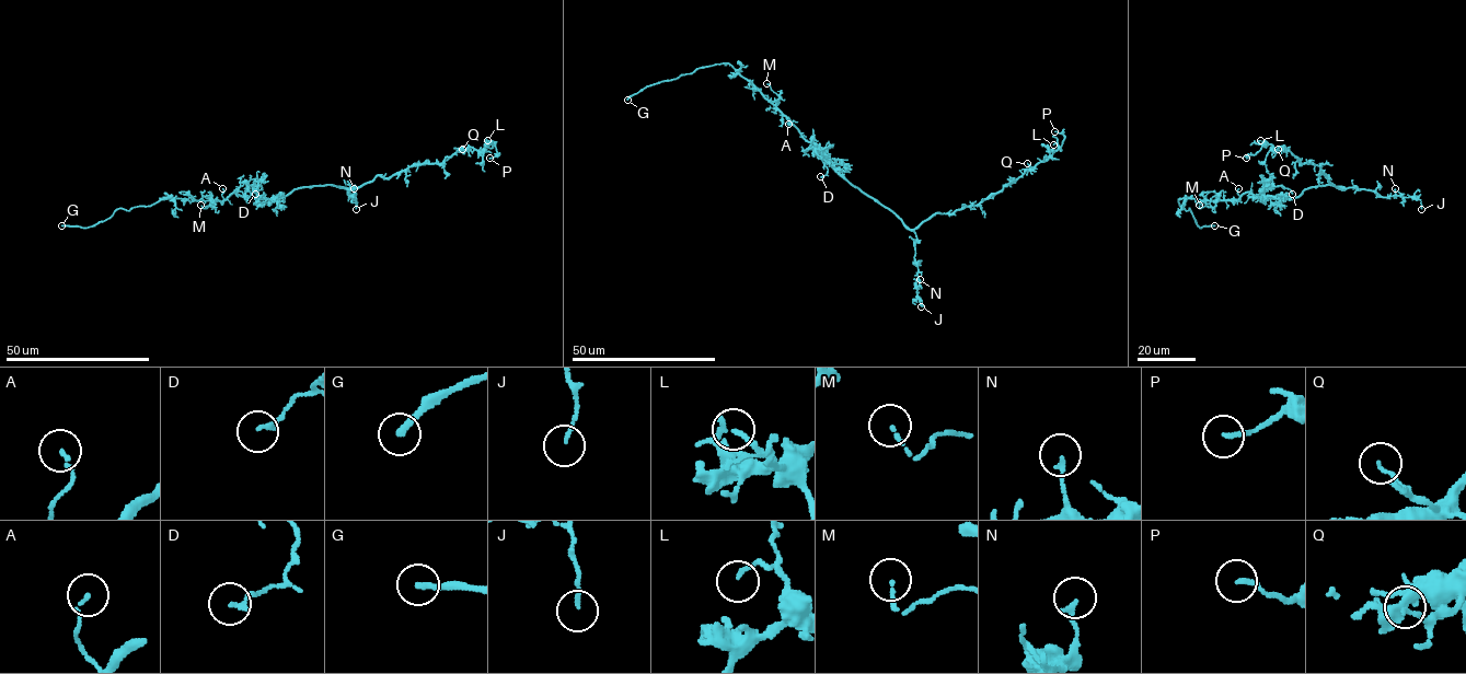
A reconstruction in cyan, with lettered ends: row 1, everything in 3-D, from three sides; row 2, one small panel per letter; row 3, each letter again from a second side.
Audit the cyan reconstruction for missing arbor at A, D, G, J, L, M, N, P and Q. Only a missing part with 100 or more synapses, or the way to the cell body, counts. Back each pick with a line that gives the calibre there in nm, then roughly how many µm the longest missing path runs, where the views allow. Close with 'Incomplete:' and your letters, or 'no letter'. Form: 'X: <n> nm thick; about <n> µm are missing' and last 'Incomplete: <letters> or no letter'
G: 220 nm thick; about 15 µm are missing
Incomplete: G

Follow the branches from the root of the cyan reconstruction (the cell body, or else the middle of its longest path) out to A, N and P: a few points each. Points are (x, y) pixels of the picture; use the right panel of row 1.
A: (1301, 194), (1291, 199), (1273, 199), (1245, 192), (1239, 199), (1238, 188)
N: (1301, 194), (1308, 187), (1334, 185), (1375, 190), (1388, 197), (1395, 194), (1395, 188)
P: (1301, 194), (1318, 185), (1345, 189), (1329, 182), (1318, 165), (1301, 164), (1282, 148), (1265, 144), (1246, 158)

